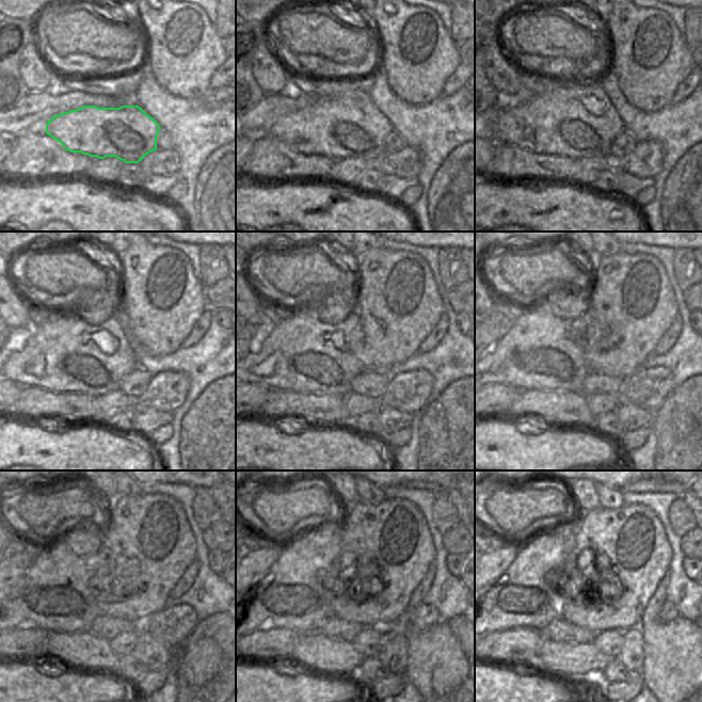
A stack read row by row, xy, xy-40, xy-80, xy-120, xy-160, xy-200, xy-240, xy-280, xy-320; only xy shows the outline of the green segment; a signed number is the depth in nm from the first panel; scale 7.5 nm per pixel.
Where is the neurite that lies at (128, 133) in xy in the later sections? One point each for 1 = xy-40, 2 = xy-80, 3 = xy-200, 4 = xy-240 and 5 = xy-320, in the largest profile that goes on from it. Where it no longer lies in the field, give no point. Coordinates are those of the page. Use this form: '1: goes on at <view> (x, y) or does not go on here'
1: goes on at xy-40 (350, 125)
2: goes on at xy-80 (575, 122)
3: goes on at xy-200 (539, 352)
4: goes on at xy-240 (53, 595)
5: goes on at xy-320 (529, 594)

